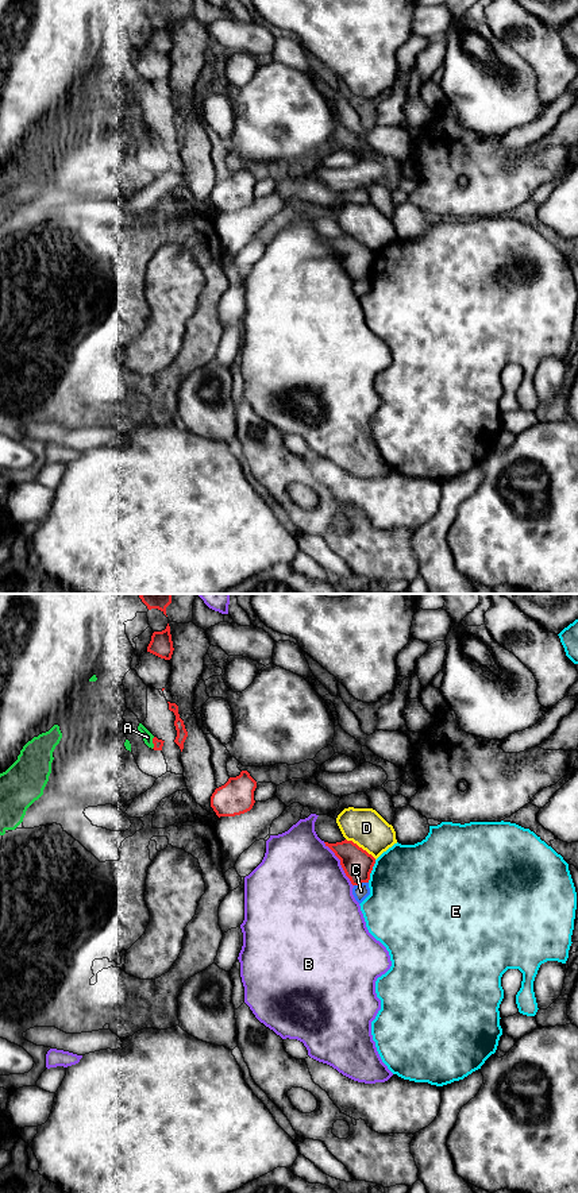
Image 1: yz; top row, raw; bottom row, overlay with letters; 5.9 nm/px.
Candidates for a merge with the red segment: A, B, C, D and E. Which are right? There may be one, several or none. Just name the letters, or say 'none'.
none

